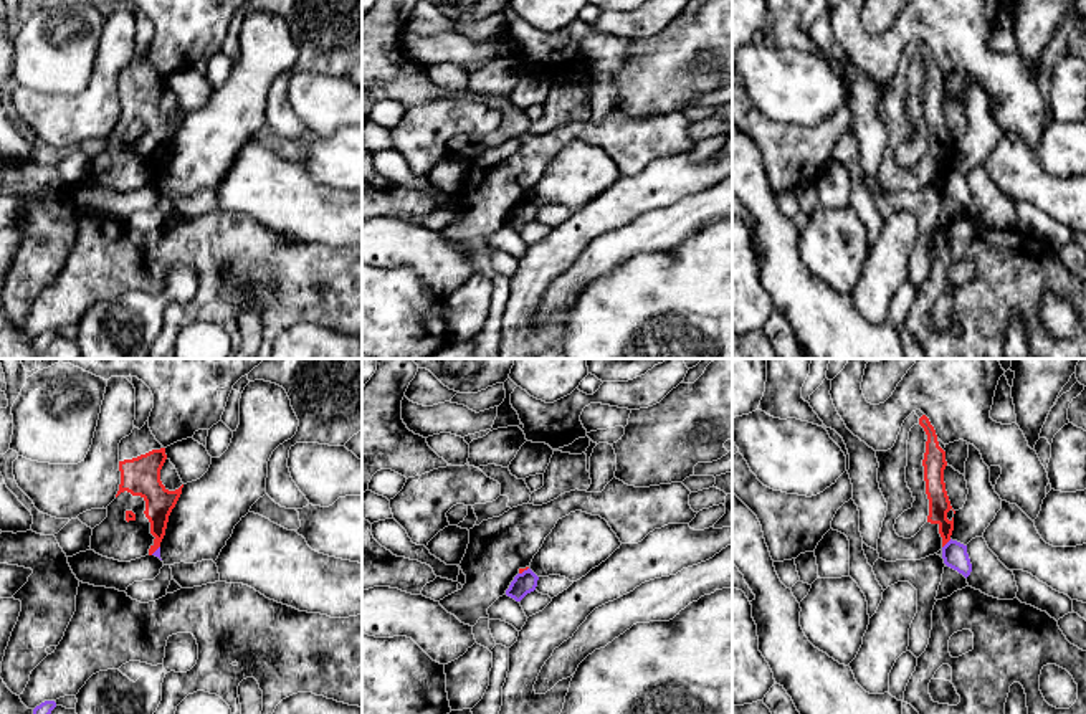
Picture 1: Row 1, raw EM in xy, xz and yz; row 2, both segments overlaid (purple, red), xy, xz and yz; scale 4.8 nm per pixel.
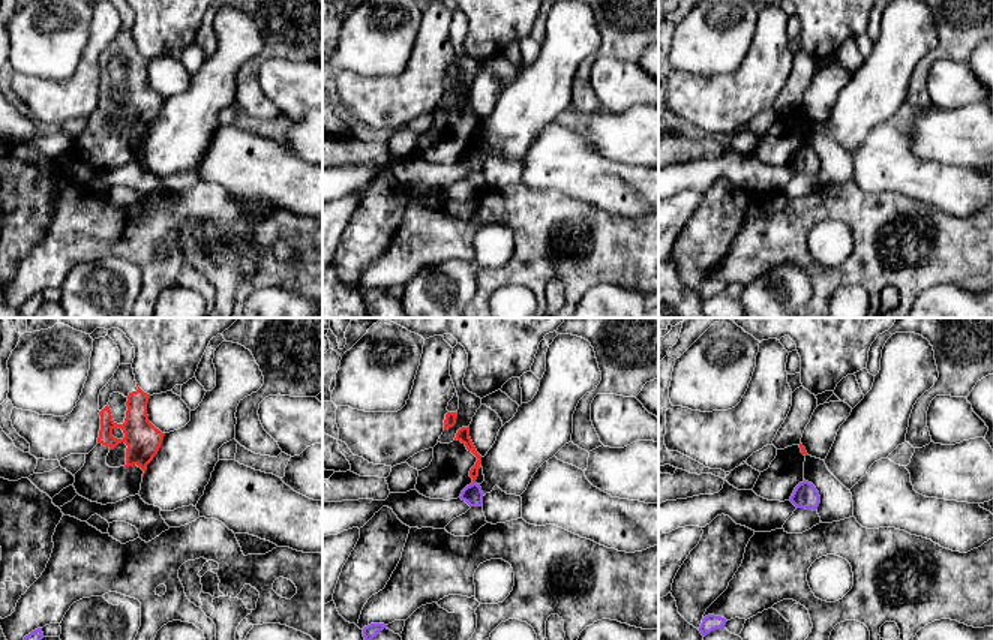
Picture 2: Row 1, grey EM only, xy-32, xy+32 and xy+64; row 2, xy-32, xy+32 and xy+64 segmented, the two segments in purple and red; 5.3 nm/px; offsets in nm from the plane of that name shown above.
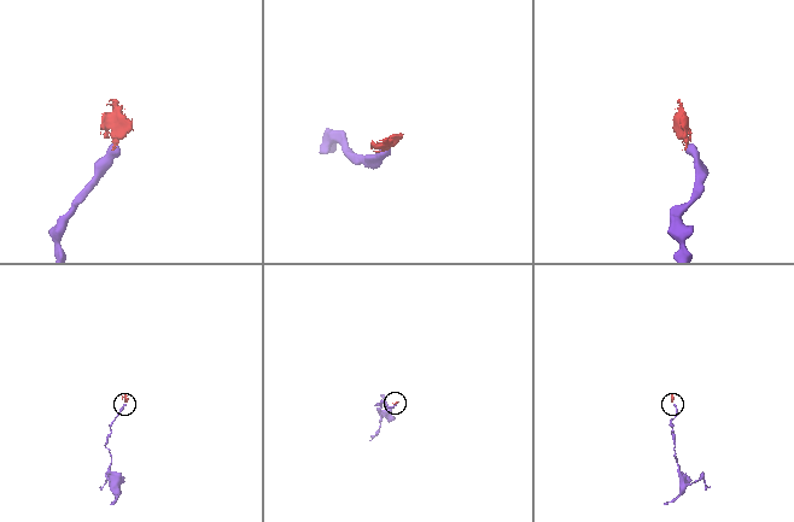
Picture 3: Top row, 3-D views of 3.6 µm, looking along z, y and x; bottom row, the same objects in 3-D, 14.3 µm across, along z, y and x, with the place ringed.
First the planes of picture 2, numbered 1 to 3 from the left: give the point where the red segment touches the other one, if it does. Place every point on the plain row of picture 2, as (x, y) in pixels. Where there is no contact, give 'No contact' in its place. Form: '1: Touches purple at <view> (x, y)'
1: No contact
2: Touches purple at xy+32 (473, 147)
3: No contact

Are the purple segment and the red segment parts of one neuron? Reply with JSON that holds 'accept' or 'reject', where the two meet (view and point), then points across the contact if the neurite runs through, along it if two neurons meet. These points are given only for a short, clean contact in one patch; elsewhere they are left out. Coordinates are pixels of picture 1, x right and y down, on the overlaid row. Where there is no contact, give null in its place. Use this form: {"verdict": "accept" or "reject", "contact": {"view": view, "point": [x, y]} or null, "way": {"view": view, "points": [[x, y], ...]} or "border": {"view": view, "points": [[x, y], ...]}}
{"verdict": "reject", "contact": {"view": "yz", "point": [946, 544]}, "border": {"view": "yz", "points": [[951, 539], [943, 547]]}}

